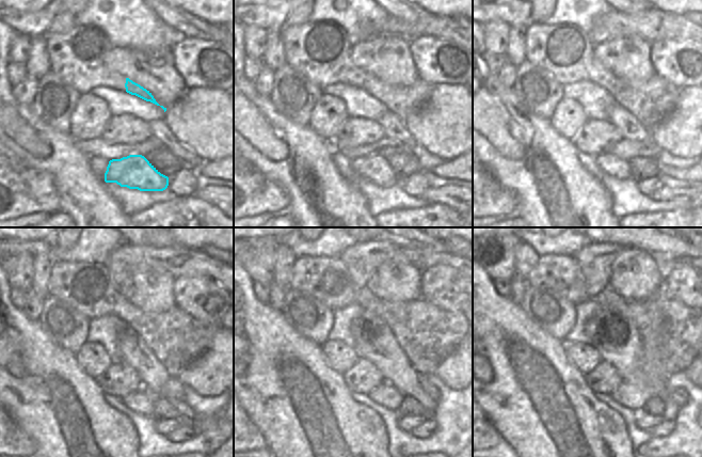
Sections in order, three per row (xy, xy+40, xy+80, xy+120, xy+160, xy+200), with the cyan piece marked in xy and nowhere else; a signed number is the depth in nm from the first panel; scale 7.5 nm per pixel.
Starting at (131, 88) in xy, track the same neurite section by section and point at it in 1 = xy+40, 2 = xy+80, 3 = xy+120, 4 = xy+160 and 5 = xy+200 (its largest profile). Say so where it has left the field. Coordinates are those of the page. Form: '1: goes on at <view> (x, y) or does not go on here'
1: goes on at xy+40 (401, 100)
2: goes on at xy+80 (651, 100)
3: goes on at xy+120 (176, 339)
4: goes on at xy+160 (427, 335)
5: goes on at xy+200 (671, 334)

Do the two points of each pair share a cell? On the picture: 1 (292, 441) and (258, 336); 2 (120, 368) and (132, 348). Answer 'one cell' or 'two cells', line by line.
1: one cell
2: two cells

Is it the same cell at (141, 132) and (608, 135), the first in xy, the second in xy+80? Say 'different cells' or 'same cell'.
same cell

